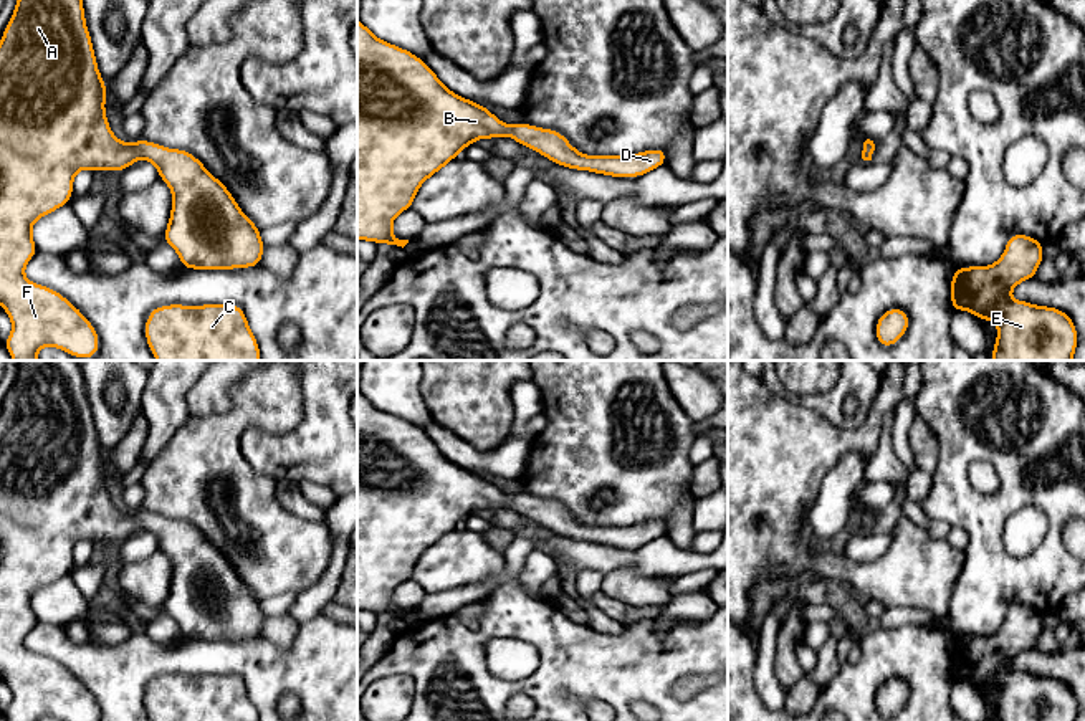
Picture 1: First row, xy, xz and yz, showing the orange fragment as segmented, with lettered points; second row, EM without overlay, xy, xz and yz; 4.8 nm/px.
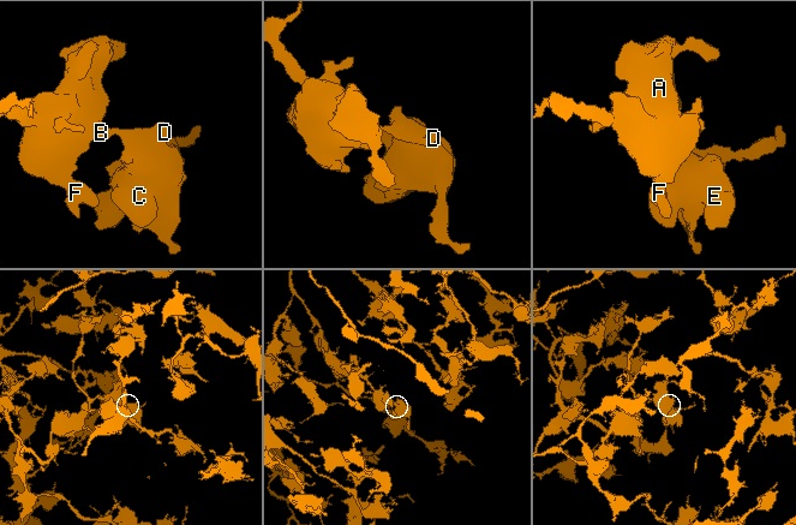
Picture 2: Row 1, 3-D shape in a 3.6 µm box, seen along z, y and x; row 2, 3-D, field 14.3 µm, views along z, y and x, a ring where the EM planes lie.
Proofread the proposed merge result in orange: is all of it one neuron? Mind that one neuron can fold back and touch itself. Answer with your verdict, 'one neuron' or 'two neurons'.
one neuron

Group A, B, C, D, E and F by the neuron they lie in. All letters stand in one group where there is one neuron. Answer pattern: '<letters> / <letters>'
A B C D E F

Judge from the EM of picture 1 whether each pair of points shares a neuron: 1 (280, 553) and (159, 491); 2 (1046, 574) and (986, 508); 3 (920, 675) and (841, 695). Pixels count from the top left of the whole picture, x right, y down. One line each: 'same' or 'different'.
1: same
2: same
3: same

